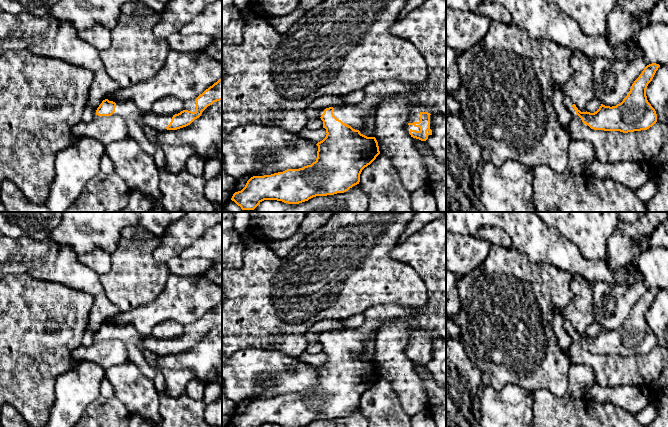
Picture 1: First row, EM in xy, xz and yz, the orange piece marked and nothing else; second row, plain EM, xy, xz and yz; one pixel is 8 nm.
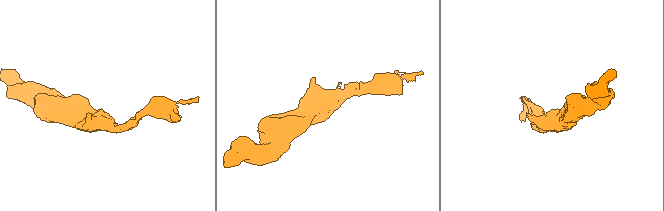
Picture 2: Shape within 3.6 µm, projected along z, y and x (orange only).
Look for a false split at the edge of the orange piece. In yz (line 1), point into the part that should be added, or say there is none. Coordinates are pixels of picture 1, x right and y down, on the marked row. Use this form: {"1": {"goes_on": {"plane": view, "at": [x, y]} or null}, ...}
{"1": {"goes_on": {"plane": "yz", "at": [568, 102]}}}

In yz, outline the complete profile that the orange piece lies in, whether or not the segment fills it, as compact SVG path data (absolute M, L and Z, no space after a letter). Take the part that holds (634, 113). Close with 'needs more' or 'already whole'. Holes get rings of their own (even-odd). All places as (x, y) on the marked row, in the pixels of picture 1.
M656 63L647 65L632 84L627 96L616 106L601 104L596 112L590 113L581 112L568 97L563 99L564 104L572 116L578 115L584 124L594 130L623 133L647 130L657 122L657 114L647 100L646 89L659 67Z; needs more

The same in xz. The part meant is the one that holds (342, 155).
M367 96L361 104L344 104L324 108L319 112L326 129L326 137L318 142L317 158L311 165L299 169L251 177L245 187L231 198L242 210L254 210L264 200L277 200L288 204L299 204L316 196L344 193L359 184L362 170L380 154L375 137L360 133L364 117L382 102L381 97Z; needs more

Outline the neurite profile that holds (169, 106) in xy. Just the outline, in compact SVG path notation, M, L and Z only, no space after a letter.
M167 96L157 100L152 107L152 111L159 115L173 116L184 109L184 102L178 98Z

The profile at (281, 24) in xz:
M297 7L288 15L269 18L270 24L278 33L285 34L293 24L305 14L305 12L305 10Z

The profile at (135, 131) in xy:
M134 120L126 121L128 137L134 139L140 150L155 160L161 197L158 203L167 212L214 212L216 207L204 195L206 180L190 174L186 169L170 173L164 170L163 152L159 145L149 140Z

